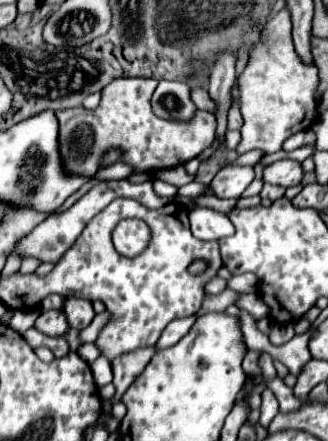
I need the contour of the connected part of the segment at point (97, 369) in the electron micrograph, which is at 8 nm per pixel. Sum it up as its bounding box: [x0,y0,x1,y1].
[90,356,112,388]

